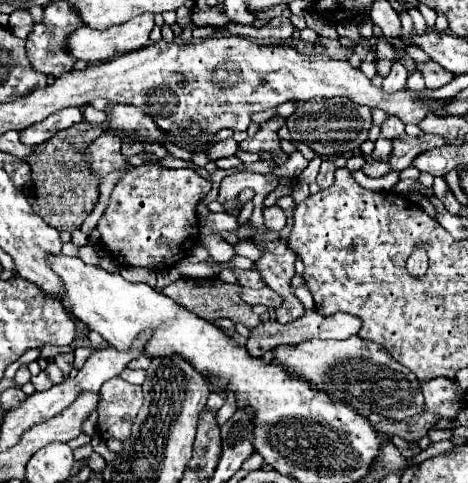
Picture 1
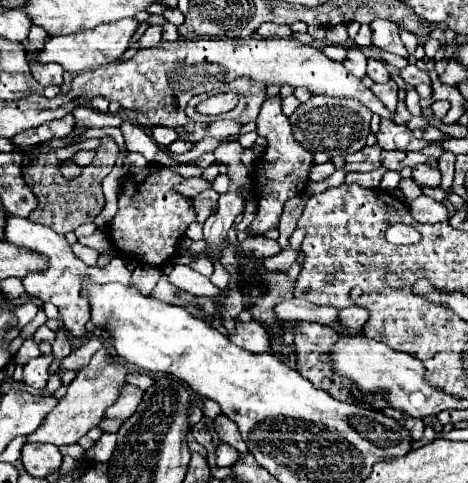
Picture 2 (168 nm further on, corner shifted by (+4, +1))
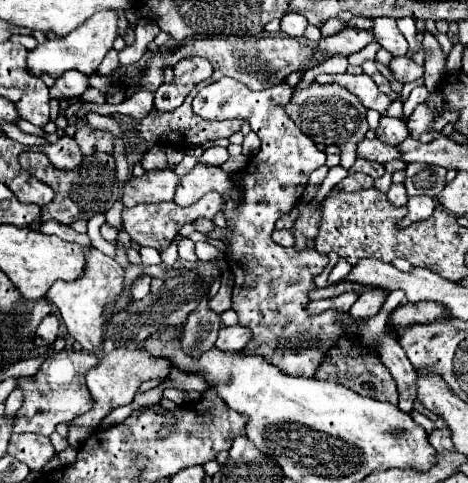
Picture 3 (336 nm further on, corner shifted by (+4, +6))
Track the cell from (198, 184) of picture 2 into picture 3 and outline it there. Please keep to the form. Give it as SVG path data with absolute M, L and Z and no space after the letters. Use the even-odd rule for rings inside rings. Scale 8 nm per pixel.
M147 171L143 177L131 177L125 183L123 205L135 207L139 203L161 203L171 201L177 187L175 171Z

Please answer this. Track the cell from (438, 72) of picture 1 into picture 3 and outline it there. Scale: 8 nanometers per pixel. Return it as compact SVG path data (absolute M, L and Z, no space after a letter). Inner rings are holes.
M393 57L393 61L389 63L389 71L401 83L409 83L423 77L423 67L409 57Z

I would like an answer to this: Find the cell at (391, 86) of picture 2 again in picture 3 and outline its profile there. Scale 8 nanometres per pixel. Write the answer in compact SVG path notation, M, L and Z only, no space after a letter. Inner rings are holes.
M345 73L345 75L319 75L315 81L317 83L339 83L347 91L355 93L355 97L359 97L363 107L375 109L379 113L383 113L391 103L387 95L379 93L375 81L365 73L361 73L361 75L349 75L349 73Z

